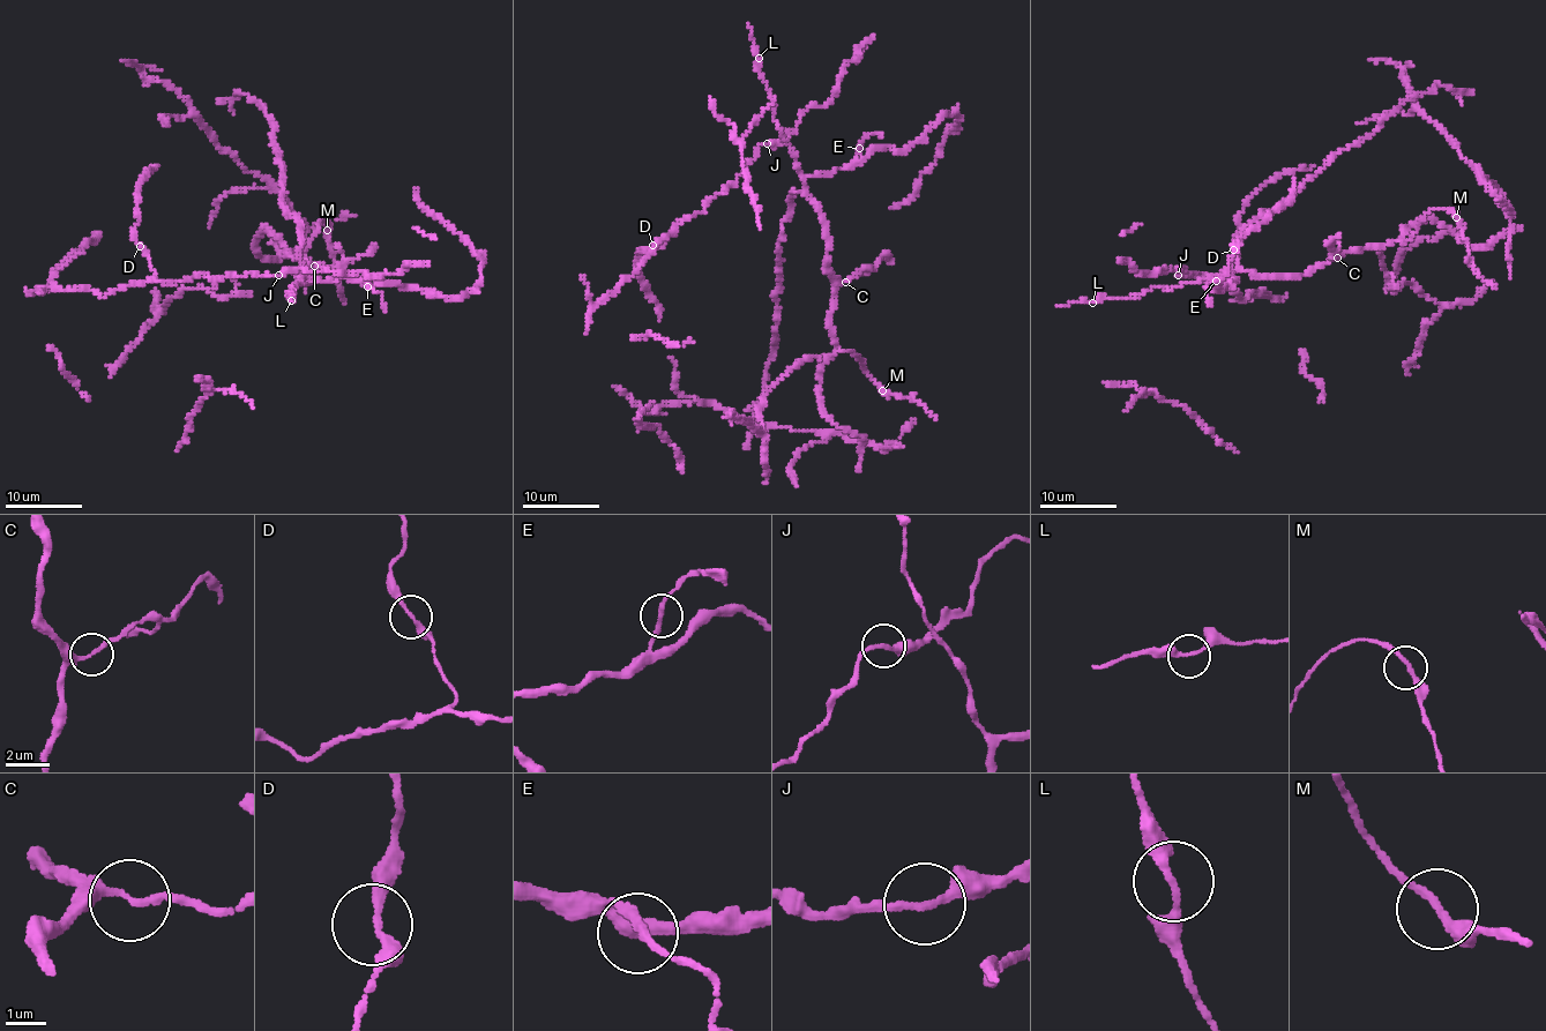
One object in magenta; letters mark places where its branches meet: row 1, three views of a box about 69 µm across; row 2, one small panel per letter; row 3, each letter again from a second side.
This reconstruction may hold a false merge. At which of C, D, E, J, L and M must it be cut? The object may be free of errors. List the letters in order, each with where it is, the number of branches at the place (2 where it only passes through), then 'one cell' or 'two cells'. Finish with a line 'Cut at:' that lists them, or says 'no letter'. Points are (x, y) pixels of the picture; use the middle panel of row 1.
C: place (845, 282); branches 2; one cell
D: place (652, 245); branches 2; one cell
E: place (859, 148); branches 2; one cell
J: place (767, 143); branches 2; one cell
L: place (759, 58); branches 2; one cell
M: place (882, 390); branches 2; one cell
Cut at: no letter

